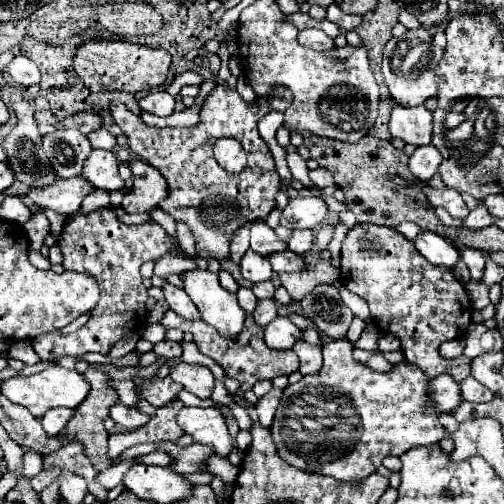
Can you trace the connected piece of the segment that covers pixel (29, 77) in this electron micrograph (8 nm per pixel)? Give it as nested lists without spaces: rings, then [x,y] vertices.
[[[15,56],[13,62],[7,66],[7,72],[19,86],[29,88],[33,84],[39,84],[39,68],[33,60],[25,56]]]

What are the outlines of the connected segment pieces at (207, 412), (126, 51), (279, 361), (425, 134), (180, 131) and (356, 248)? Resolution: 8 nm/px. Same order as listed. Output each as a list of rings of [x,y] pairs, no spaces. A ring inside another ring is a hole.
[[[181,408],[177,414],[179,428],[193,436],[195,442],[207,444],[217,456],[225,458],[231,452],[231,436],[217,408]]]
[[[87,40],[83,42],[73,58],[73,68],[83,84],[91,92],[103,90],[123,90],[123,92],[141,92],[163,86],[167,80],[171,64],[171,54],[161,48],[139,46],[125,40]]]
[[[167,312],[161,320],[161,324],[165,328],[181,328],[183,332],[191,332],[195,336],[195,344],[197,348],[207,354],[209,358],[213,358],[229,378],[237,380],[241,384],[241,390],[251,390],[253,384],[257,380],[273,380],[275,376],[289,376],[291,372],[295,372],[299,368],[299,360],[291,350],[275,350],[269,348],[263,340],[263,326],[255,324],[253,316],[245,318],[243,330],[239,332],[239,336],[235,338],[225,338],[223,334],[219,334],[215,328],[211,328],[207,322],[203,320],[183,320],[181,316],[175,316],[175,312]]]
[[[393,104],[389,130],[393,138],[399,138],[407,144],[431,144],[431,112],[425,106],[399,108],[399,104]]]
[[[215,86],[215,90],[211,92],[211,96],[207,98],[207,102],[201,108],[199,124],[191,126],[191,128],[151,128],[139,116],[129,112],[127,106],[121,102],[111,102],[109,112],[111,112],[115,124],[127,136],[127,146],[131,148],[131,152],[135,152],[139,158],[143,158],[151,166],[155,166],[165,176],[165,180],[169,184],[169,196],[167,196],[167,200],[163,200],[161,210],[167,212],[169,216],[173,216],[175,220],[185,222],[191,228],[195,242],[197,242],[199,256],[203,256],[205,260],[209,260],[209,258],[227,260],[229,258],[229,242],[231,242],[235,230],[247,222],[255,222],[259,218],[265,220],[277,204],[275,194],[279,192],[281,178],[275,170],[275,162],[273,162],[269,146],[257,132],[257,122],[271,110],[285,112],[289,102],[291,102],[291,92],[287,92],[287,88],[275,88],[275,96],[271,100],[257,100],[255,104],[247,104],[237,94],[237,90],[227,88],[227,86]],[[219,138],[237,138],[241,142],[241,146],[247,154],[247,168],[243,172],[229,174],[217,164],[217,160],[213,158],[213,144]]]
[[[353,226],[341,248],[341,282],[369,304],[373,324],[381,332],[397,336],[405,358],[417,364],[427,378],[451,374],[457,382],[463,382],[471,374],[471,358],[462,354],[447,359],[439,354],[439,346],[445,340],[461,336],[471,324],[471,300],[451,270],[427,264],[415,252],[411,240],[387,226]]]

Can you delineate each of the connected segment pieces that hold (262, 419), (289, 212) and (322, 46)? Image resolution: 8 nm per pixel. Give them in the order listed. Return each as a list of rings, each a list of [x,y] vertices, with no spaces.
[[[271,388],[263,398],[259,398],[259,402],[257,402],[255,408],[257,408],[257,412],[259,412],[259,424],[261,424],[261,426],[271,428],[275,410],[277,410],[279,400],[281,400],[281,394],[283,394],[281,388]]]
[[[297,196],[291,198],[285,210],[281,212],[281,226],[287,226],[291,230],[299,228],[319,228],[325,220],[329,208],[327,204],[317,196]]]
[[[307,28],[299,31],[297,39],[299,44],[309,46],[309,48],[319,50],[319,52],[325,52],[325,50],[335,48],[333,38],[329,38],[325,32],[317,28]]]

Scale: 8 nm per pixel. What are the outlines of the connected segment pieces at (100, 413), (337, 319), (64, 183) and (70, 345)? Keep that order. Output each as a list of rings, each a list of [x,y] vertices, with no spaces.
[[[87,368],[85,376],[91,382],[91,392],[89,392],[87,400],[83,400],[83,404],[75,410],[73,418],[69,420],[67,436],[69,436],[71,442],[81,442],[85,446],[85,452],[91,458],[91,462],[95,464],[97,470],[105,470],[105,468],[111,466],[111,460],[107,456],[107,438],[109,438],[109,434],[107,434],[105,426],[103,426],[103,420],[109,416],[109,408],[119,402],[119,396],[111,388],[111,384],[109,384],[111,376],[103,368]]]
[[[319,284],[303,300],[303,316],[315,322],[315,328],[327,338],[345,338],[353,312],[343,304],[337,288],[329,284]]]
[[[75,176],[71,180],[59,178],[51,188],[31,188],[27,196],[41,208],[51,208],[61,214],[75,214],[81,208],[83,198],[91,192],[91,184],[87,184],[83,176]]]
[[[101,208],[91,214],[75,214],[63,228],[59,242],[65,256],[65,270],[79,270],[95,276],[101,288],[99,304],[91,310],[91,318],[73,334],[41,334],[33,340],[35,352],[41,360],[57,360],[61,356],[83,356],[87,352],[109,354],[113,344],[123,336],[133,332],[147,316],[147,288],[139,276],[143,262],[157,260],[167,254],[175,238],[171,238],[157,222],[147,222],[141,226],[125,226],[119,222],[111,208]]]

